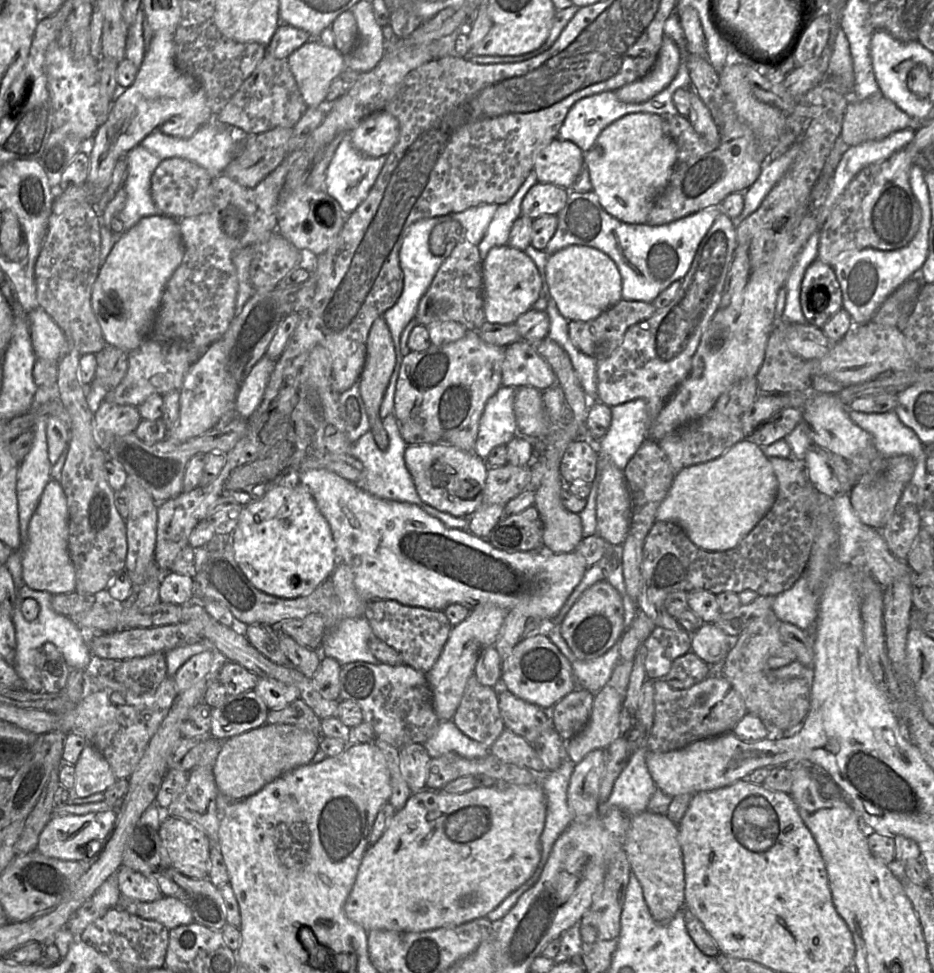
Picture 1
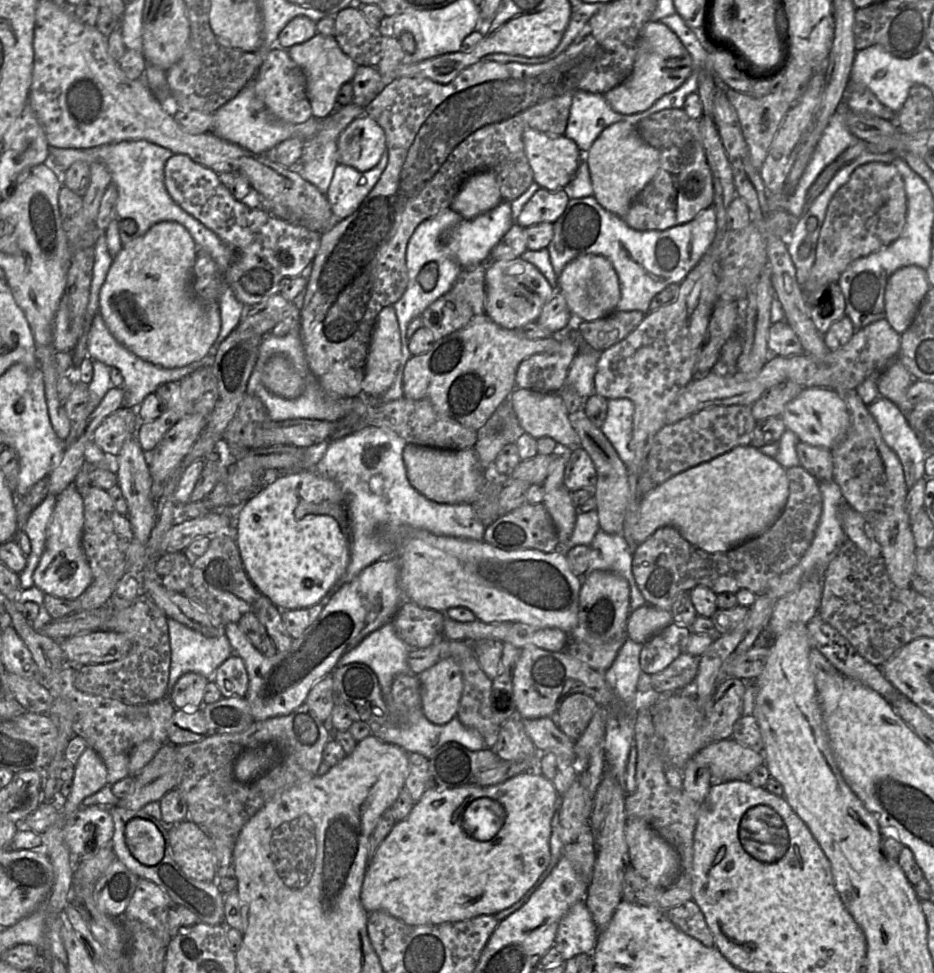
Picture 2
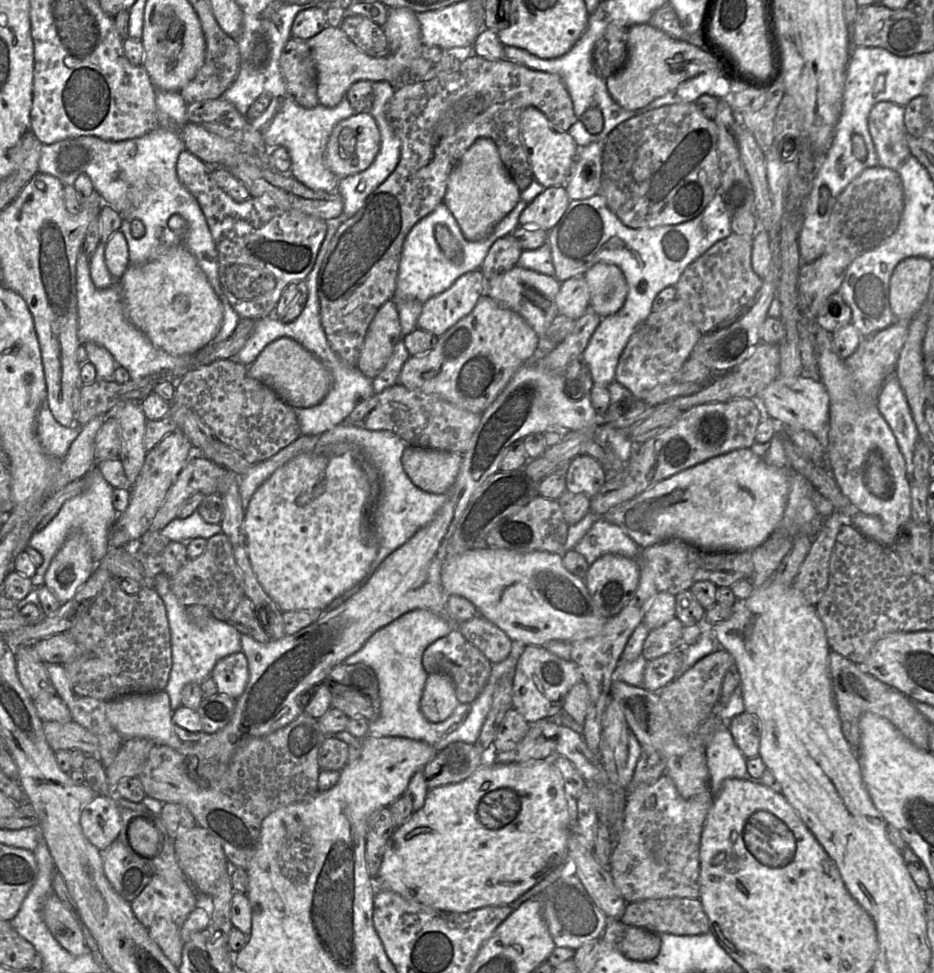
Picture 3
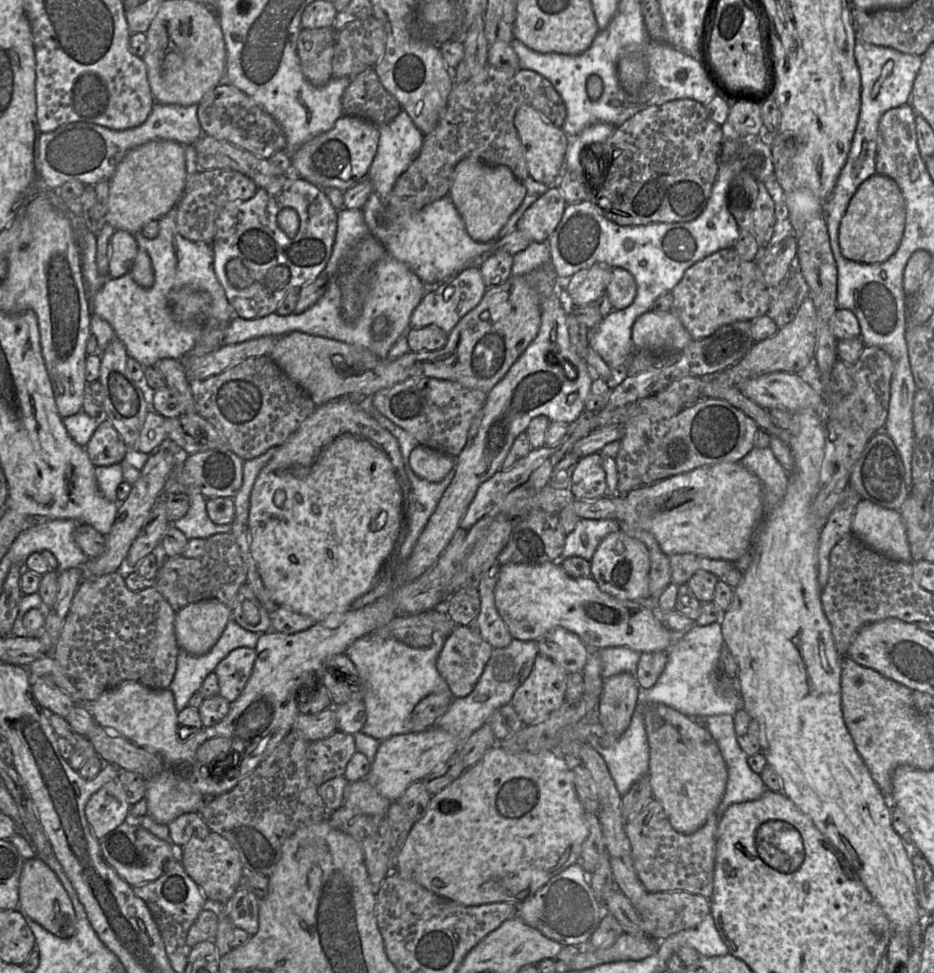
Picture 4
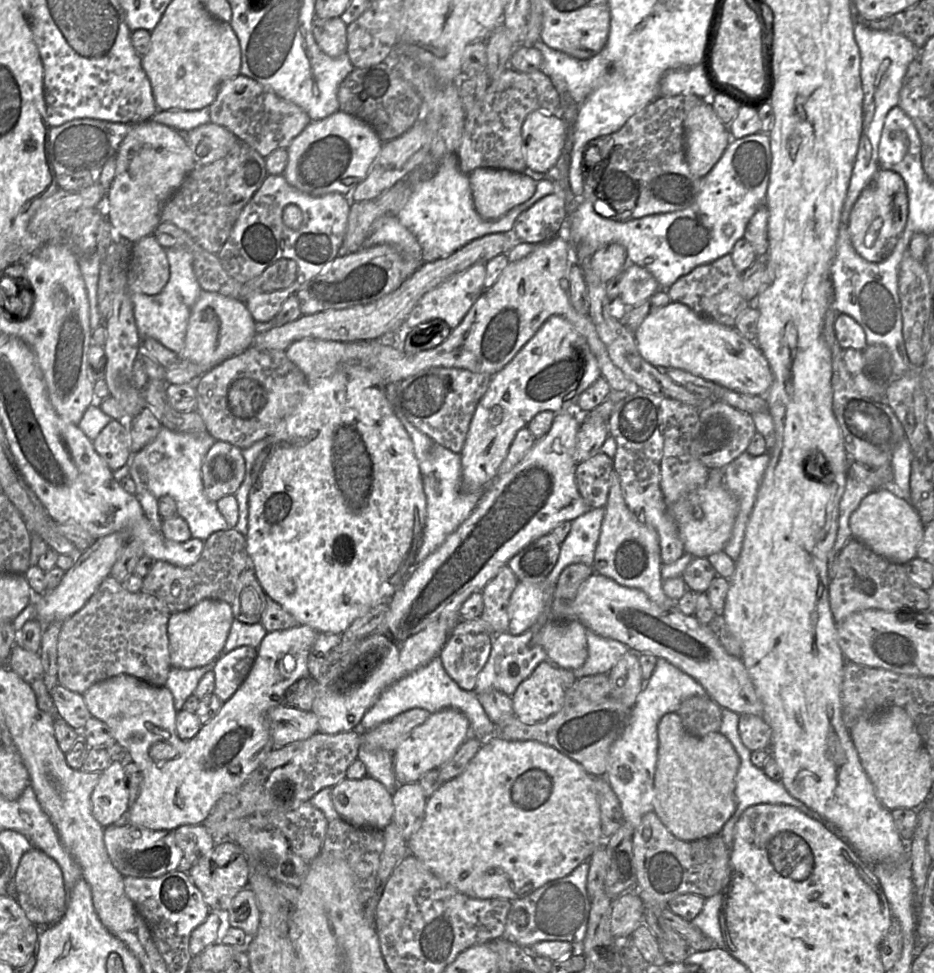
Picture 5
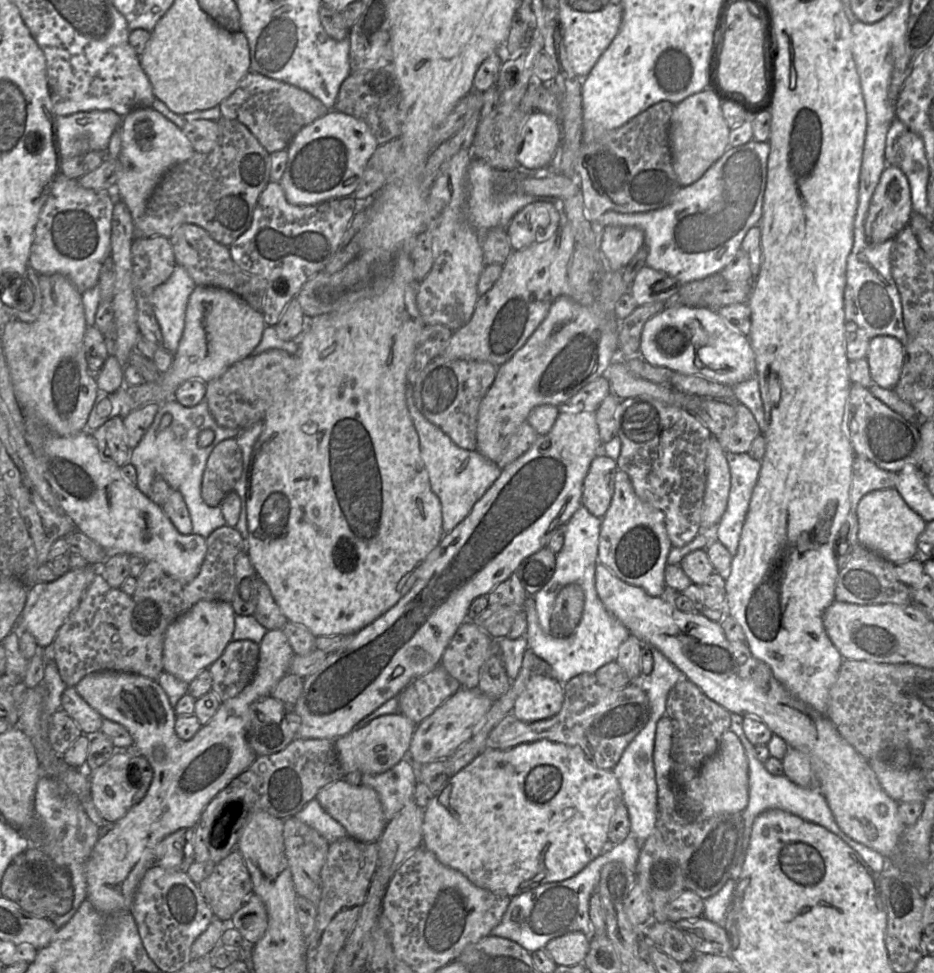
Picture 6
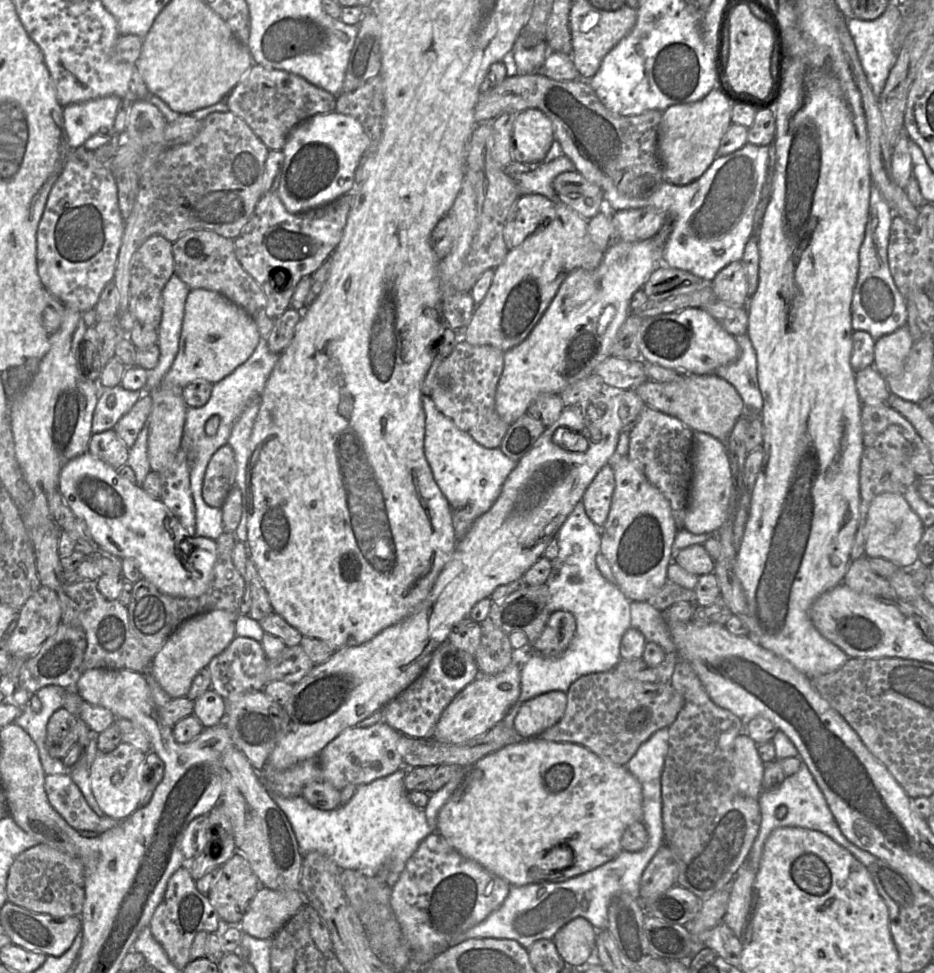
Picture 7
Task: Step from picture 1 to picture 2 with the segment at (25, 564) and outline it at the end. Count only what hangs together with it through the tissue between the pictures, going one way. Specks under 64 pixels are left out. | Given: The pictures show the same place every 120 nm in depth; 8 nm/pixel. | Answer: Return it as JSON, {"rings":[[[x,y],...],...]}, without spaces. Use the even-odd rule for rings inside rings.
{"rings":[[[72,484],[56,496],[56,504],[46,530],[45,549],[33,573],[34,586],[44,594],[67,600],[78,598],[93,580],[82,547],[84,503]]]}

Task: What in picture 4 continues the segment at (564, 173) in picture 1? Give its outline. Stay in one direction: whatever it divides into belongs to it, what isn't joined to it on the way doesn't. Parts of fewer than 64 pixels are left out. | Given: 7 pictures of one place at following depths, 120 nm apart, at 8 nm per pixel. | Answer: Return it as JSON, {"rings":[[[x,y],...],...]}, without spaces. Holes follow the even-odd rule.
{"rings":[[[529,105],[520,106],[514,117],[514,123],[525,154],[529,176],[548,186],[557,184],[564,167],[570,137],[563,128],[550,124]]]}

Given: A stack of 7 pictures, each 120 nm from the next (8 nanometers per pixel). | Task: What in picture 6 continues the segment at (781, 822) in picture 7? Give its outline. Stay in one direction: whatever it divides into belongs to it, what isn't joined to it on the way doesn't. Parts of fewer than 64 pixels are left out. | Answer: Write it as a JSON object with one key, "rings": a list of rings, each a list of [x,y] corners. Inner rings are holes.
{"rings":[[[731,714],[731,724],[729,730],[734,732],[740,739],[743,748],[745,750],[745,755],[748,760],[748,789],[749,789],[749,799],[748,804],[745,809],[741,812],[741,816],[744,821],[744,836],[742,844],[742,853],[738,857],[737,863],[732,870],[731,879],[737,879],[739,876],[744,860],[745,852],[749,845],[750,834],[752,830],[752,825],[755,818],[762,812],[770,809],[779,809],[785,812],[791,813],[795,816],[802,818],[808,822],[818,824],[833,834],[840,837],[848,846],[850,846],[862,860],[869,866],[869,868],[875,873],[879,874],[883,868],[886,867],[887,862],[893,862],[886,860],[878,852],[854,841],[849,836],[847,836],[837,825],[833,814],[827,804],[827,801],[821,791],[817,788],[803,788],[793,782],[791,782],[786,776],[773,776],[764,767],[764,763],[757,761],[754,755],[754,749],[757,746],[753,746],[751,742],[747,739],[743,730],[743,717],[739,714]]]}

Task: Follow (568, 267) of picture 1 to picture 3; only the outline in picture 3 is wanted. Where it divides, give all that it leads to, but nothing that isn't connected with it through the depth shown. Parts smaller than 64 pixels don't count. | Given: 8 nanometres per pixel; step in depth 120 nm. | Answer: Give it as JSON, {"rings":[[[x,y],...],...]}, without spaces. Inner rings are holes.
{"rings":[[[596,263],[583,274],[583,277],[590,292],[589,310],[604,318],[615,314],[624,305],[628,286],[619,267]]]}

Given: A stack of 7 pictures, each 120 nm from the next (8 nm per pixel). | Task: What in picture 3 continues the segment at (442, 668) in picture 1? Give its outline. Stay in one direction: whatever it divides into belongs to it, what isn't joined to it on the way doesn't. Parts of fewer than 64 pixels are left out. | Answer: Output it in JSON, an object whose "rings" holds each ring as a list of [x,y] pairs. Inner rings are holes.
{"rings":[[[431,673],[425,682],[420,701],[420,711],[432,723],[446,720],[459,701],[452,678],[444,673]]]}

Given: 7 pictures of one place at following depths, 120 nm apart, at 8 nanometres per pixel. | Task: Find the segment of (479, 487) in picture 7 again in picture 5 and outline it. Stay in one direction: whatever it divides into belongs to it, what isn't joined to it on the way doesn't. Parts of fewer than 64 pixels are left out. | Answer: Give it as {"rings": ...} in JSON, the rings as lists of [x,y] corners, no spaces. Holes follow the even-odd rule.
{"rings":[[[398,414],[405,430],[409,434],[414,453],[419,463],[419,469],[426,496],[426,519],[423,529],[422,543],[417,551],[412,573],[430,554],[435,552],[454,532],[460,524],[470,515],[476,507],[482,492],[467,492],[461,488],[461,457],[444,446],[436,443],[426,434],[413,426],[402,414]]]}

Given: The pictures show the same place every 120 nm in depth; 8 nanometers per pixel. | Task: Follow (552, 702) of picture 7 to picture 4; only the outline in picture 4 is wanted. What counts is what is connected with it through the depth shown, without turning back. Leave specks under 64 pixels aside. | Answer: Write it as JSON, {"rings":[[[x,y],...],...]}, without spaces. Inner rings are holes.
{"rings":[[[538,653],[531,673],[511,699],[524,726],[543,721],[562,706],[566,701],[567,675],[560,665]]]}

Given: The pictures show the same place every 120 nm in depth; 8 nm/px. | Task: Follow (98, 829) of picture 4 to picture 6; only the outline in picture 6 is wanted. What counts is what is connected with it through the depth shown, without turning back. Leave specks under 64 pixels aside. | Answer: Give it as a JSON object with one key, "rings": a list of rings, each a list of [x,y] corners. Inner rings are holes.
{"rings":[[[133,749],[116,750],[103,765],[90,772],[90,797],[100,816],[116,823],[135,804],[139,776],[131,778],[128,765]]]}

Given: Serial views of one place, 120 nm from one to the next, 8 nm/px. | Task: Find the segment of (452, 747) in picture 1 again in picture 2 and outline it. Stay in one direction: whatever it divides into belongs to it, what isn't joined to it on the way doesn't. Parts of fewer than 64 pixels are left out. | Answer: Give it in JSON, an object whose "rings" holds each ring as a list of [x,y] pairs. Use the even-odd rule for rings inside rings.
{"rings":[[[419,707],[408,711],[408,725],[389,729],[384,741],[398,745],[407,753],[420,753],[427,759],[448,742],[457,742],[471,751],[486,748],[479,731],[464,726],[457,716],[444,725],[436,725],[425,717]]]}

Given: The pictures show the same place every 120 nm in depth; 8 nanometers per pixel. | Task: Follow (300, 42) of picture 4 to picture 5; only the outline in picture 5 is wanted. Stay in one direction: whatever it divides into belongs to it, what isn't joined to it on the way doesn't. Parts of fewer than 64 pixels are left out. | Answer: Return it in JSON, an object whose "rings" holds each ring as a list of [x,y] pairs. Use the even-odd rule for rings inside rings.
{"rings":[[[340,17],[315,18],[312,29],[316,43],[326,55],[336,58],[347,53],[347,25]]]}

